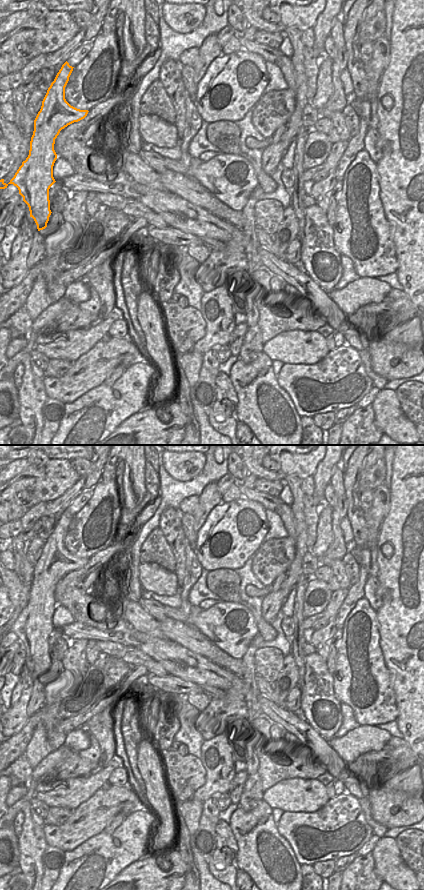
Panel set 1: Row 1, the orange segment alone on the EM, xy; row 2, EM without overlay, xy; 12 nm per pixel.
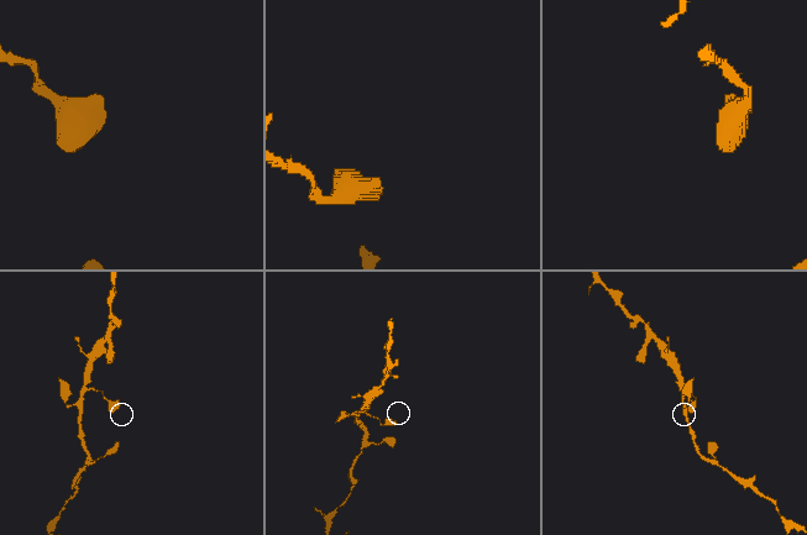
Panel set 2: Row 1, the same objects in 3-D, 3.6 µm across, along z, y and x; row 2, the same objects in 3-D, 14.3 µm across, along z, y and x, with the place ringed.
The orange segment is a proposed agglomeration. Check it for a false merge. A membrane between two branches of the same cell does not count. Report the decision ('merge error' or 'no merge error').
no merge error

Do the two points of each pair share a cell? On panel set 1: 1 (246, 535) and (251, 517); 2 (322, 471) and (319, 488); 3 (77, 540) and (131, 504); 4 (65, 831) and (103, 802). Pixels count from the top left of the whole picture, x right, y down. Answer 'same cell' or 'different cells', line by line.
1: same cell
2: same cell
3: different cells
4: same cell

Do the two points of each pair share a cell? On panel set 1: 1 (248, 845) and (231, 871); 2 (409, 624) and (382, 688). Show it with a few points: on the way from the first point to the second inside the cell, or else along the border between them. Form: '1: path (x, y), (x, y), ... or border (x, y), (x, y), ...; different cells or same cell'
1: border (234, 863), (237, 869); different cells
2: border (380, 649), (384, 664), (392, 677), (395, 694); different cells

